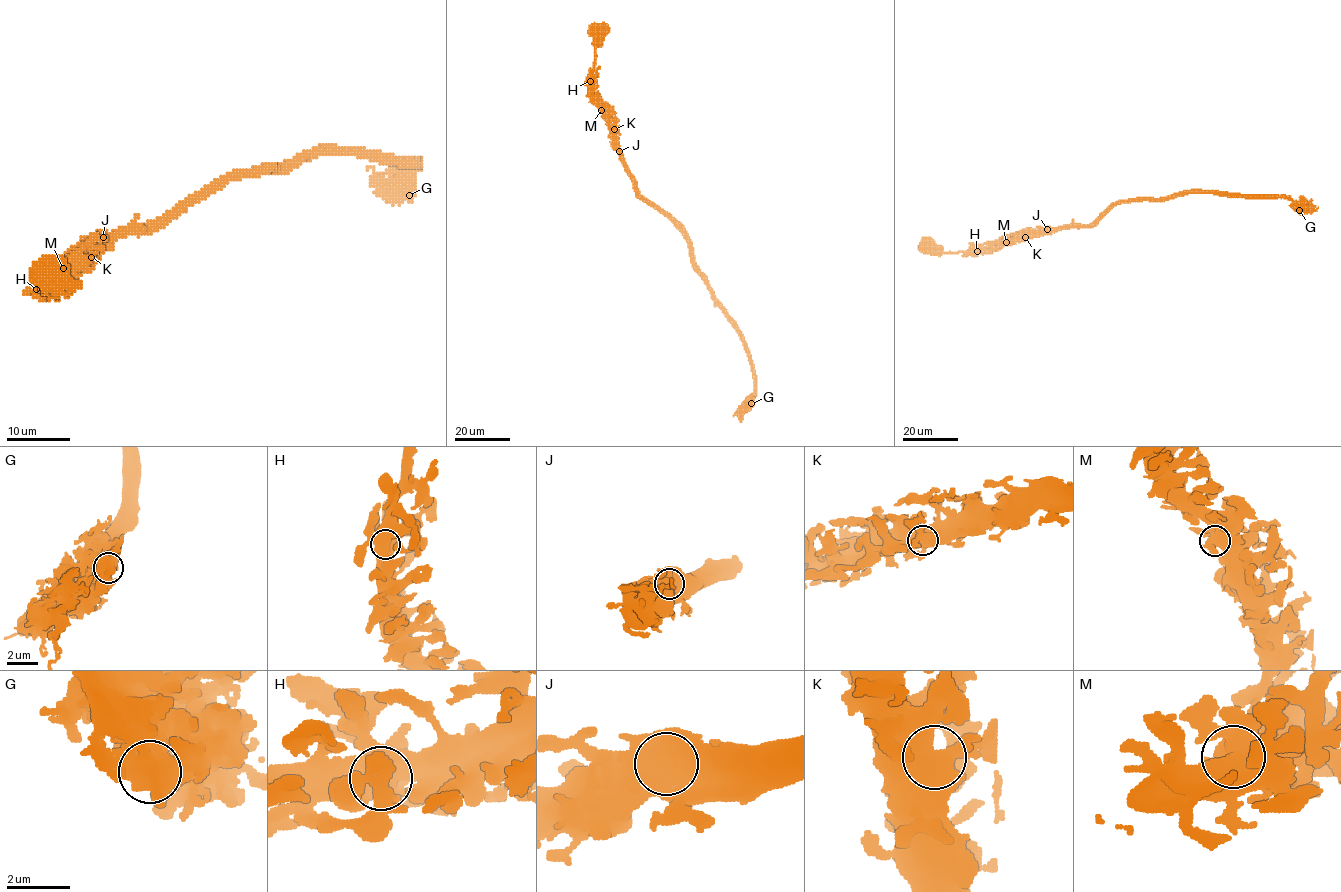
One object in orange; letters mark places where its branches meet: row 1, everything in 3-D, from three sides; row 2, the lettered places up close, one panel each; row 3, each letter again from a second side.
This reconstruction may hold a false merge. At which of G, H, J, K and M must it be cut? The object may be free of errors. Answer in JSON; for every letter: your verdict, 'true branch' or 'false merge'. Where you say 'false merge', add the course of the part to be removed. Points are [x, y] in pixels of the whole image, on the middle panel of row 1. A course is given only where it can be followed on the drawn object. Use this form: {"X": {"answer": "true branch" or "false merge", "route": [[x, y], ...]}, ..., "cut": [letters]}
{"G": {"answer": "true branch"}, "H": {"answer": "true branch"}, "J": {"answer": "true branch"}, "K": {"answer": "true branch"}, "M": {"answer": "true branch"}, "cut": []}

